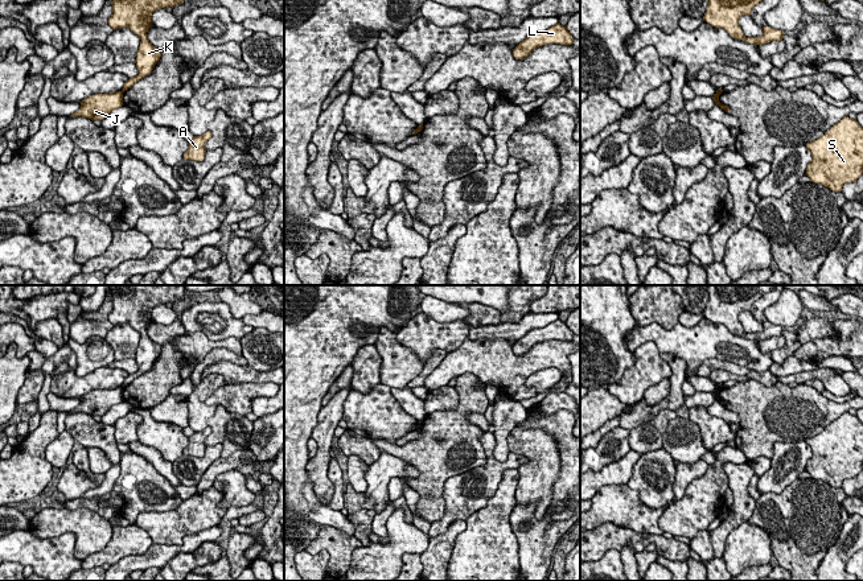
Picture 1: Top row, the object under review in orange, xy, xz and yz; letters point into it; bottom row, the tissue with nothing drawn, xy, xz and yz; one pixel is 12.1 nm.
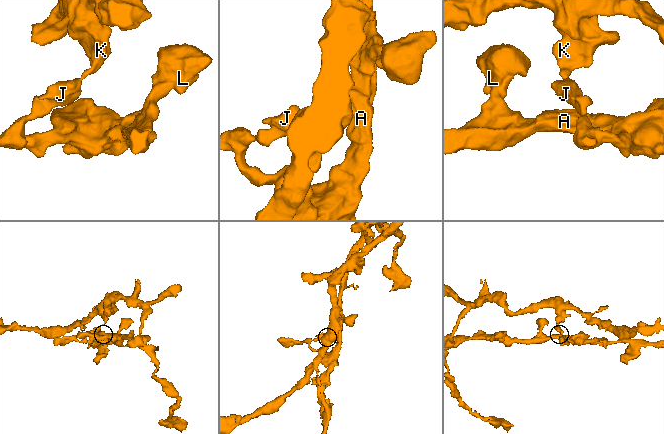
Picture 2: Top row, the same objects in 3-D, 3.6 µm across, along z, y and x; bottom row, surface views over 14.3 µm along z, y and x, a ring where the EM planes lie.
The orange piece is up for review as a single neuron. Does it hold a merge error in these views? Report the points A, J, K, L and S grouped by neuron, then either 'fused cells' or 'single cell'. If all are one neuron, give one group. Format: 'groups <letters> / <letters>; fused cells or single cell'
groups A J L S / K; fused cells

